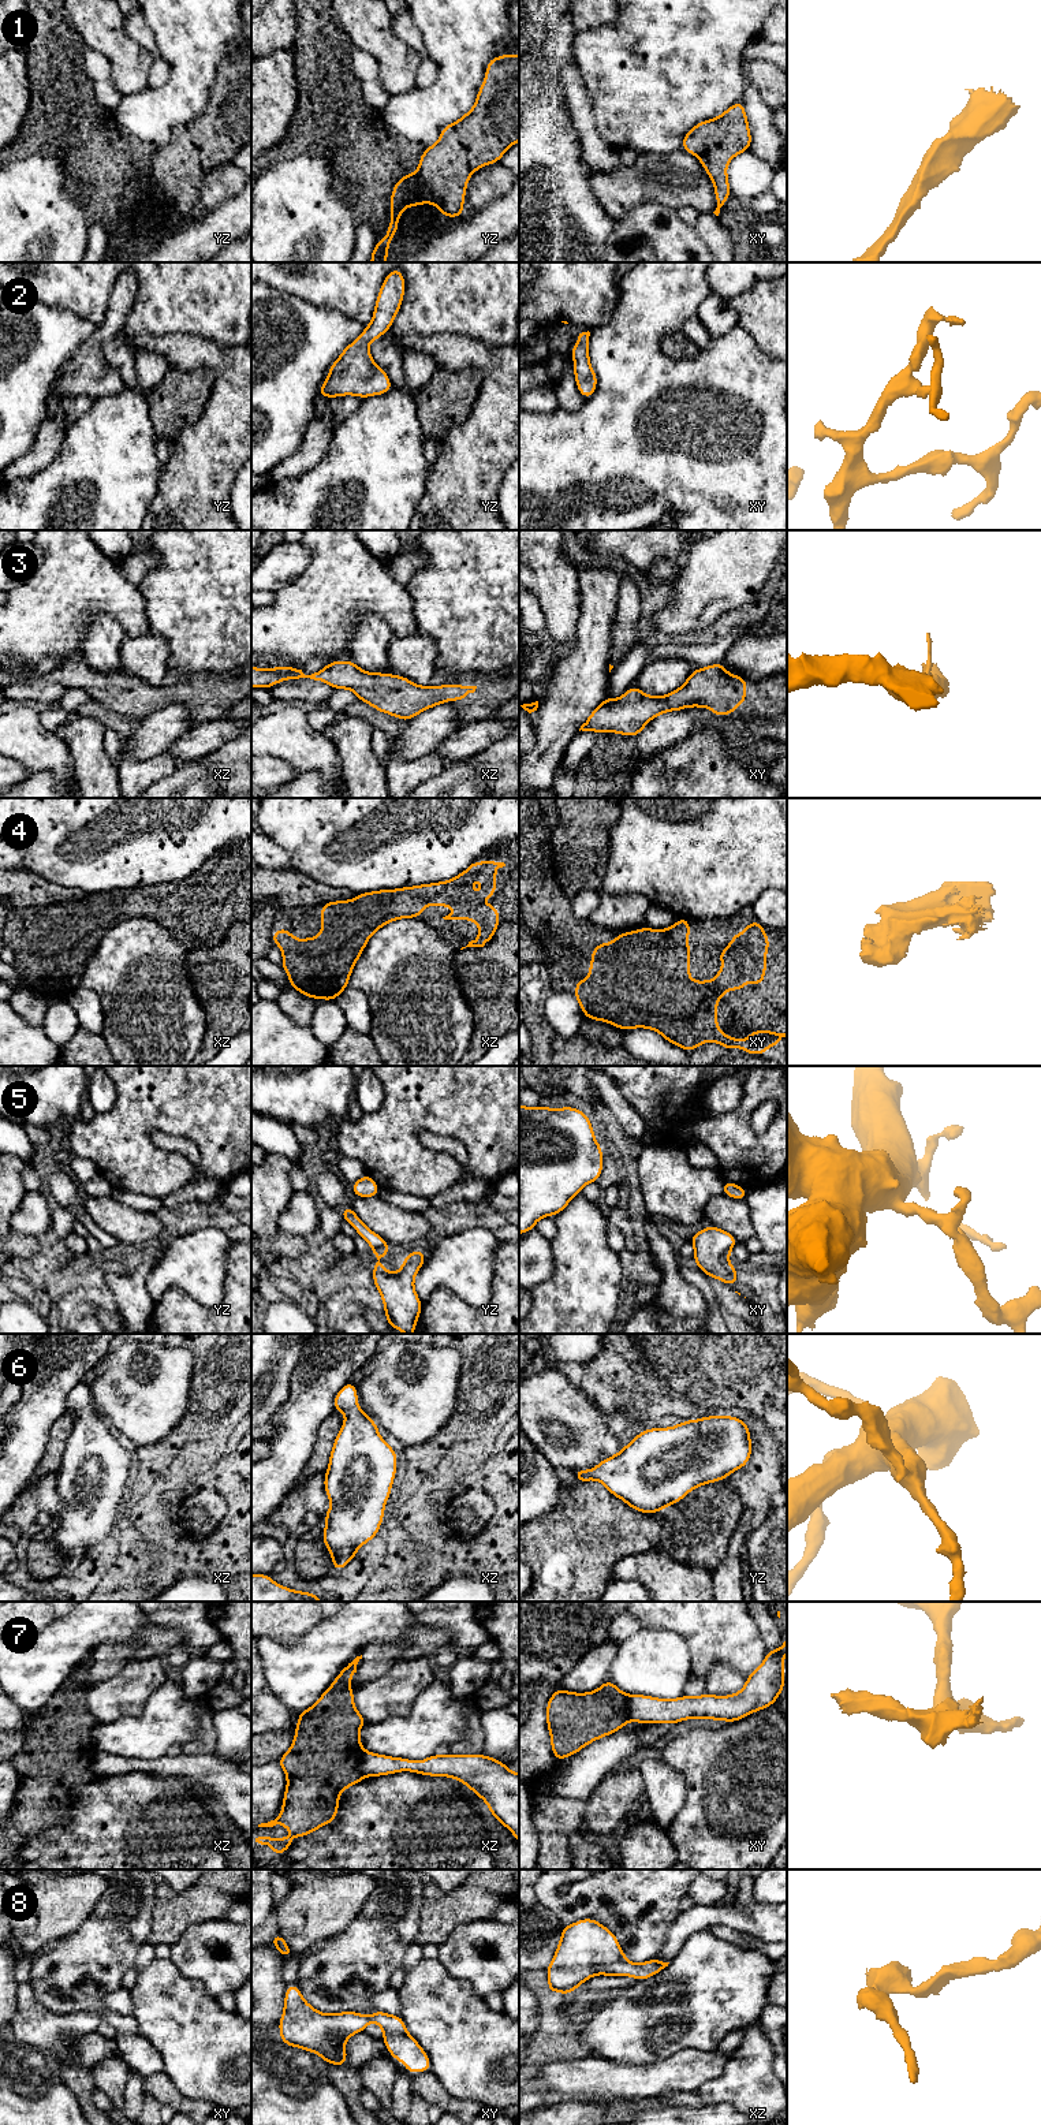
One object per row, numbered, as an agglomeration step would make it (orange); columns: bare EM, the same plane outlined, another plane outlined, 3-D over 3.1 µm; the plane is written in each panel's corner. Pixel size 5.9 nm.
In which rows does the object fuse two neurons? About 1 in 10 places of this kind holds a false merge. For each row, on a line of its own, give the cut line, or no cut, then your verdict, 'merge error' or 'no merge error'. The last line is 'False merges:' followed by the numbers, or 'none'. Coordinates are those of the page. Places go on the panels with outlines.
1: cut none; no merge error
2: cut none; no merge error
3: cut none; no merge error
4: cut none; no merge error
5: cut none; no merge error
6: cut none; no merge error
7: cut xz (365, 1751), (361, 1759), (364, 1775); merge error
8: cut none; no merge error
False merges: 7

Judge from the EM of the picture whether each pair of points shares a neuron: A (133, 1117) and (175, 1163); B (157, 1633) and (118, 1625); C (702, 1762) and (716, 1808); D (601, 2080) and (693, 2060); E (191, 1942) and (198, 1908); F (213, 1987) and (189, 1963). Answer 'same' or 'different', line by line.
A: same
B: different
C: same
D: same
E: different
F: same

